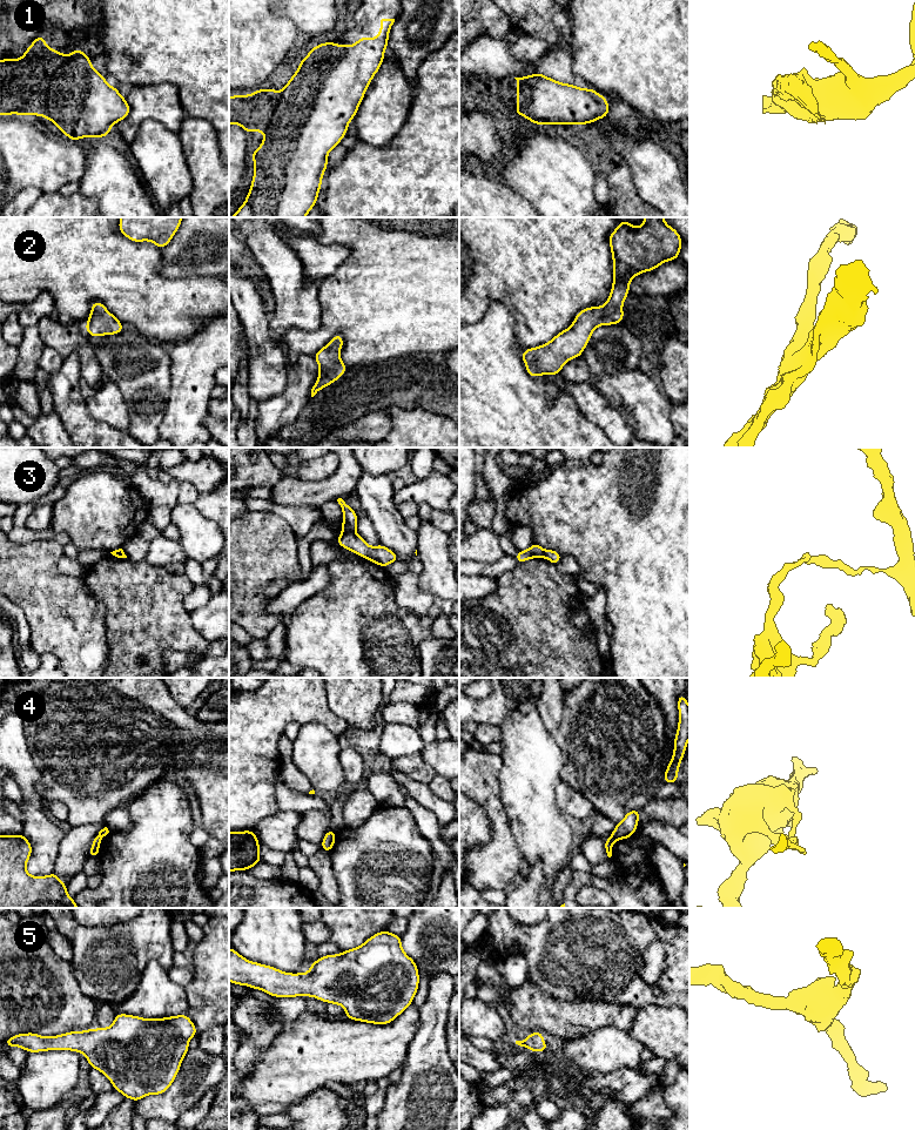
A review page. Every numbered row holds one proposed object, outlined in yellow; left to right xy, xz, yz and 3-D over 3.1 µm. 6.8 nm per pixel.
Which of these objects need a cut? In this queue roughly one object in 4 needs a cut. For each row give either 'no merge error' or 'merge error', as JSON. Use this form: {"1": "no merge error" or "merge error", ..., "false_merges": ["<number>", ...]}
{"1": "no merge error", "2": "no merge error", "3": "merge error", "4": "merge error", "5": "no merge error", "false_merges": ["3", "4"]}

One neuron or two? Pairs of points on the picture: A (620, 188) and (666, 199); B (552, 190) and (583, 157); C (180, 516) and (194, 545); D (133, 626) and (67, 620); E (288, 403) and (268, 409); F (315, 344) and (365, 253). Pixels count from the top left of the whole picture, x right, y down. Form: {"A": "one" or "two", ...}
{"A": "two", "B": "one", "C": "one", "D": "two", "E": "one", "F": "one"}

